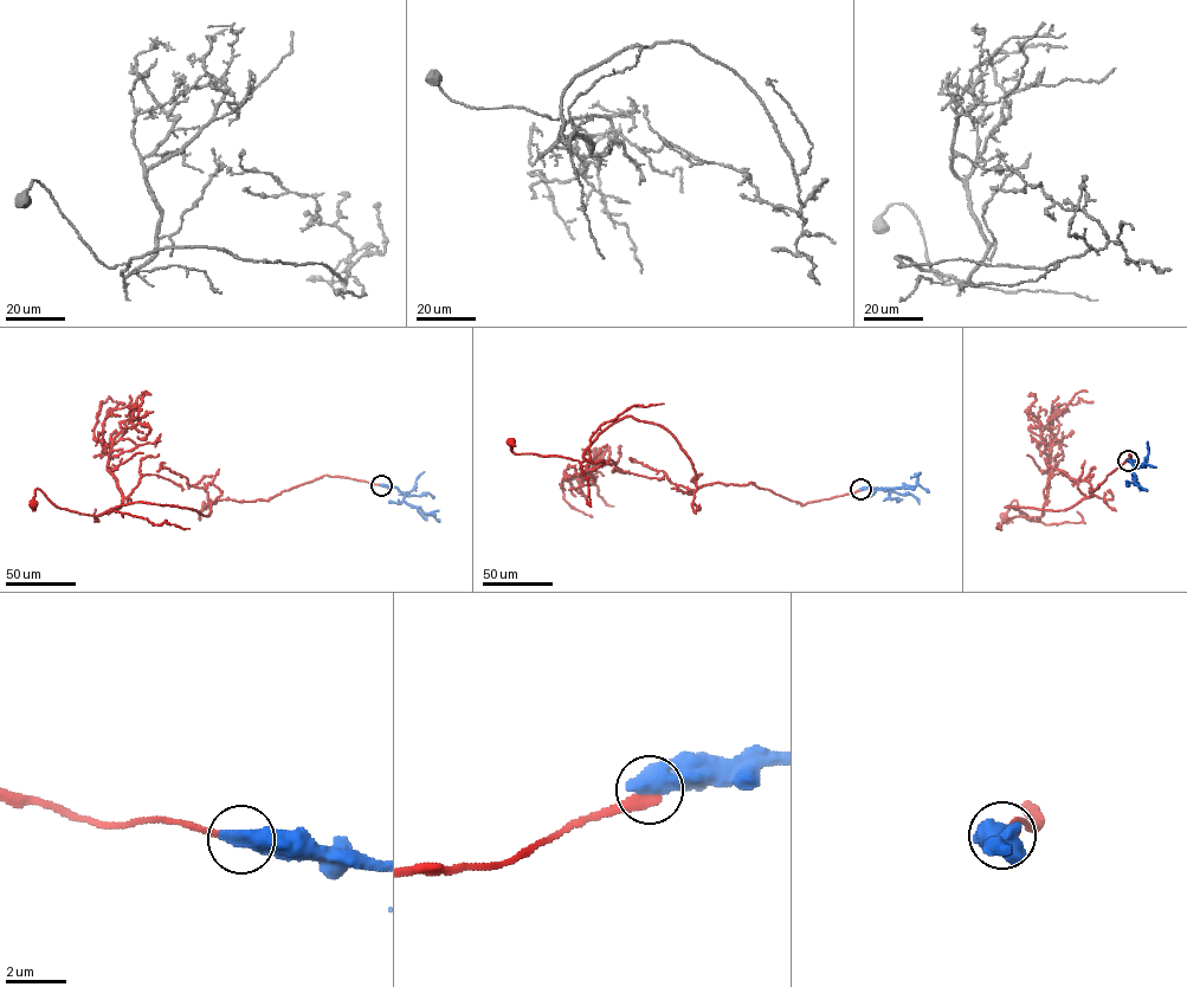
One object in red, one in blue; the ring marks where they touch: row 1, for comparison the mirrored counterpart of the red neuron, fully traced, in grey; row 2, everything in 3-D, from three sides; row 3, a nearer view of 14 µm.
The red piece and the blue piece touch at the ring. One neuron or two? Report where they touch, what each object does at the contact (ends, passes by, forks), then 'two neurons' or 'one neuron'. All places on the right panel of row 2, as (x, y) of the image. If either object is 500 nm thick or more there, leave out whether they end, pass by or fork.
at (1128, 460); two neurons

